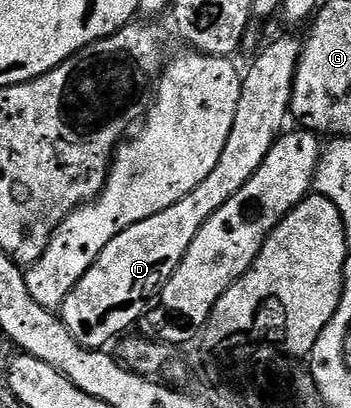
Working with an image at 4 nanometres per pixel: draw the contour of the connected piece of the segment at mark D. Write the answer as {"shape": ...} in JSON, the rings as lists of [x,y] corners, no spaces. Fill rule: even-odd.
{"shape":[[[279,38],[276,42],[268,41],[254,55],[255,63],[242,75],[241,100],[237,100],[237,116],[233,116],[233,128],[229,132],[229,140],[225,140],[225,152],[221,152],[221,160],[217,160],[217,168],[213,168],[213,172],[209,172],[209,176],[205,176],[205,180],[201,180],[199,187],[189,192],[189,196],[125,228],[117,237],[109,240],[109,244],[105,244],[101,256],[97,256],[89,272],[85,272],[85,276],[76,284],[73,292],[69,292],[69,296],[63,301],[61,317],[65,328],[69,328],[73,340],[86,346],[88,350],[106,347],[108,345],[106,342],[114,343],[120,336],[126,335],[130,331],[127,329],[150,308],[151,301],[154,298],[156,301],[160,297],[163,286],[181,264],[185,252],[189,252],[189,244],[193,244],[205,220],[209,220],[209,216],[213,216],[217,208],[221,208],[230,198],[237,196],[237,192],[241,192],[241,188],[250,180],[253,172],[261,168],[265,156],[269,156],[269,152],[275,147],[275,141],[284,133],[283,125],[289,122],[295,73],[302,54],[303,42],[300,39]]]}

